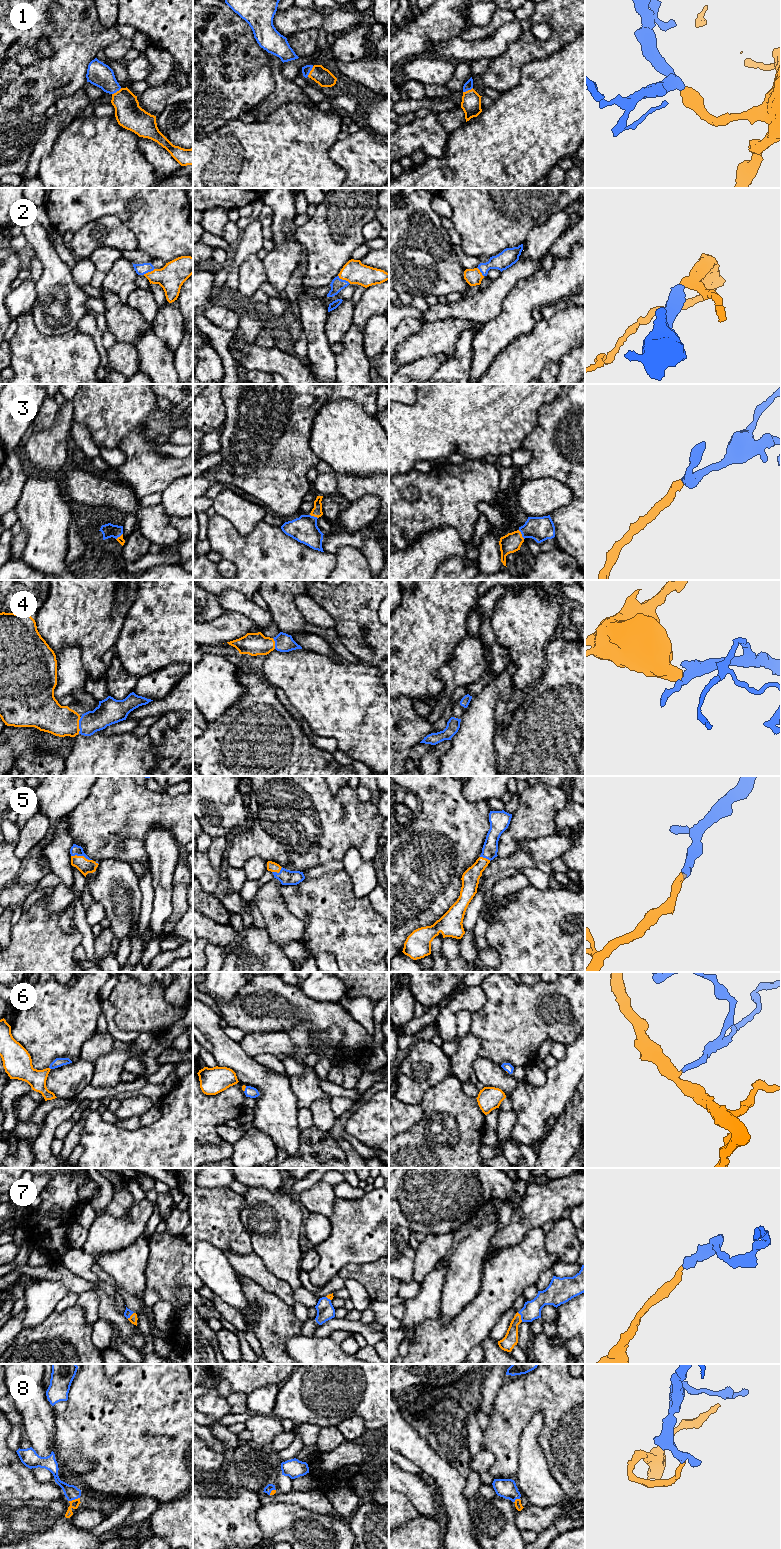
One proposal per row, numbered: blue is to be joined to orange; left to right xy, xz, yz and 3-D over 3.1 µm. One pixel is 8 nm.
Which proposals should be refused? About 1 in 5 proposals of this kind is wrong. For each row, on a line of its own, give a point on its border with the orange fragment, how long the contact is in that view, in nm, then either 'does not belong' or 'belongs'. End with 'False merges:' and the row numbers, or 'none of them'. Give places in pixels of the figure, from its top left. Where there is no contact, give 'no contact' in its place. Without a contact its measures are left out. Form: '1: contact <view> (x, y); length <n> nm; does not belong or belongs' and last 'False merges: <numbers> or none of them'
1: contact xz (310, 71); length 100 nm; belongs
2: contact xz (344, 279); length 120 nm; belongs
3: contact yz (521, 534); length 90 nm; belongs
4: contact xy (78, 725); length 140 nm; belongs
5: contact xy (81, 856); length 170 nm; belongs
6: contact xz (244, 1089); length 50 nm; belongs
7: contact yz (520, 1317); length 90 nm; belongs
8: contact xy (75, 1499); length 90 nm; belongs
False merges: none of them

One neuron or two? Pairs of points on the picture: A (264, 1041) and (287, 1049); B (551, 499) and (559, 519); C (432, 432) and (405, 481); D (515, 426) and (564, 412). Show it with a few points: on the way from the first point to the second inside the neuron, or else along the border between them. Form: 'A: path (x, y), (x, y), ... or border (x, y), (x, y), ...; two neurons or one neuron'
A: path (270, 1043), (279, 1043), (281, 1045); one neuron
B: border (574, 496), (566, 504), (556, 508), (549, 514); two neurons
C: border (413, 468), (399, 475); two neurons
D: border (551, 401), (540, 408), (537, 421), (524, 440); two neurons

